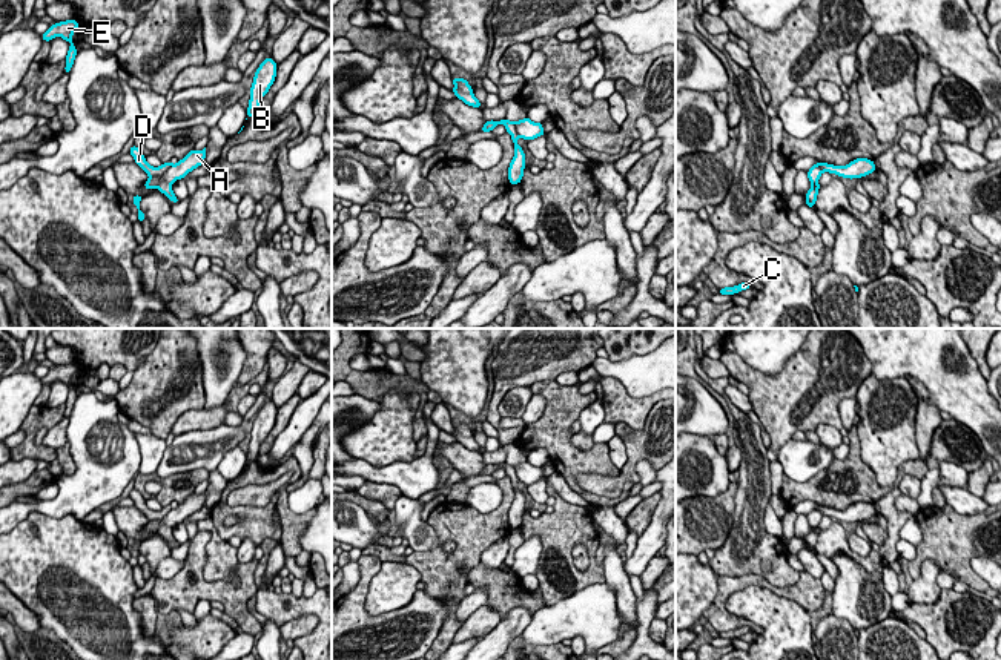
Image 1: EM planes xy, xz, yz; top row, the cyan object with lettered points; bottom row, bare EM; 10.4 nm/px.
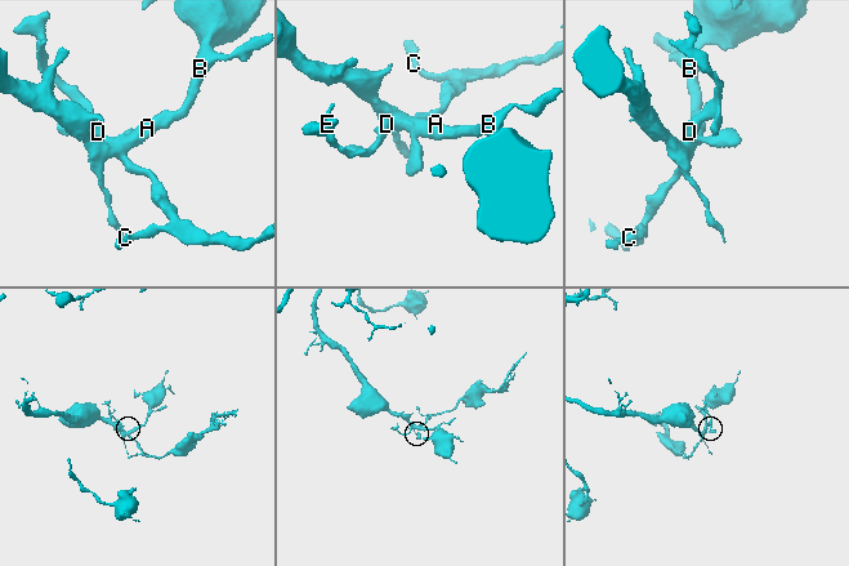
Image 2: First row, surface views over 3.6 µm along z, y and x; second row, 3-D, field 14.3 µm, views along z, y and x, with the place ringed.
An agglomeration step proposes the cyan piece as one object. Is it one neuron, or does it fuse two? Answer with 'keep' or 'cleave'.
cleave

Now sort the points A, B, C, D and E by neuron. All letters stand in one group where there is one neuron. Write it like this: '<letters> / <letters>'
A B / C D E

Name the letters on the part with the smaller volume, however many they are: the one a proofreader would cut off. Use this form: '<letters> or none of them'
C, D, E

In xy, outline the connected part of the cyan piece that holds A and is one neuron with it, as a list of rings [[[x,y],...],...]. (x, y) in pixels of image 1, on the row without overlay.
[[[206,491],[203,494],[192,493],[183,503],[180,503],[177,508],[172,508],[164,519],[149,520],[149,523],[144,526],[144,533],[157,533],[161,525],[172,528],[177,523],[183,523],[189,516],[204,507],[206,497]]]

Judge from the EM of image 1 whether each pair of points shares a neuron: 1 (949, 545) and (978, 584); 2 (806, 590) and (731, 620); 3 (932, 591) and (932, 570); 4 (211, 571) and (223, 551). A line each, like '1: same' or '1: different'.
1: same
2: same
3: same
4: same

